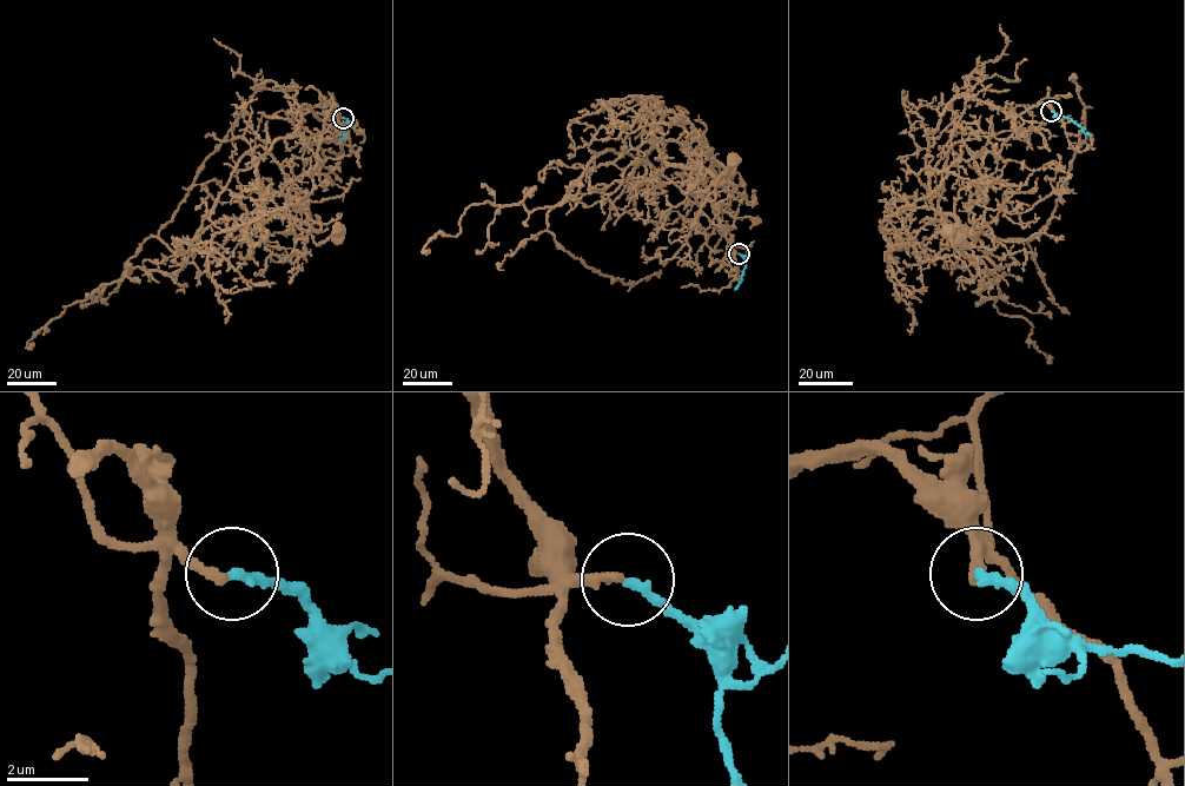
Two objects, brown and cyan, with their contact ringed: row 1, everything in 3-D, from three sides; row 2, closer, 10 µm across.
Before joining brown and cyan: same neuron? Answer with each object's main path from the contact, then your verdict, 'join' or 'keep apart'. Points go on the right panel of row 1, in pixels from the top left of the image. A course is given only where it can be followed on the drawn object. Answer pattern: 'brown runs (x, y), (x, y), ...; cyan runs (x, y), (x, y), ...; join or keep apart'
brown runs (1051, 111), (967, 97), (944, 110), (927, 134), (932, 205), (967, 235), (988, 228), (994, 246), (947, 236); cyan runs (1051, 111), (1073, 120), (1091, 136); join

